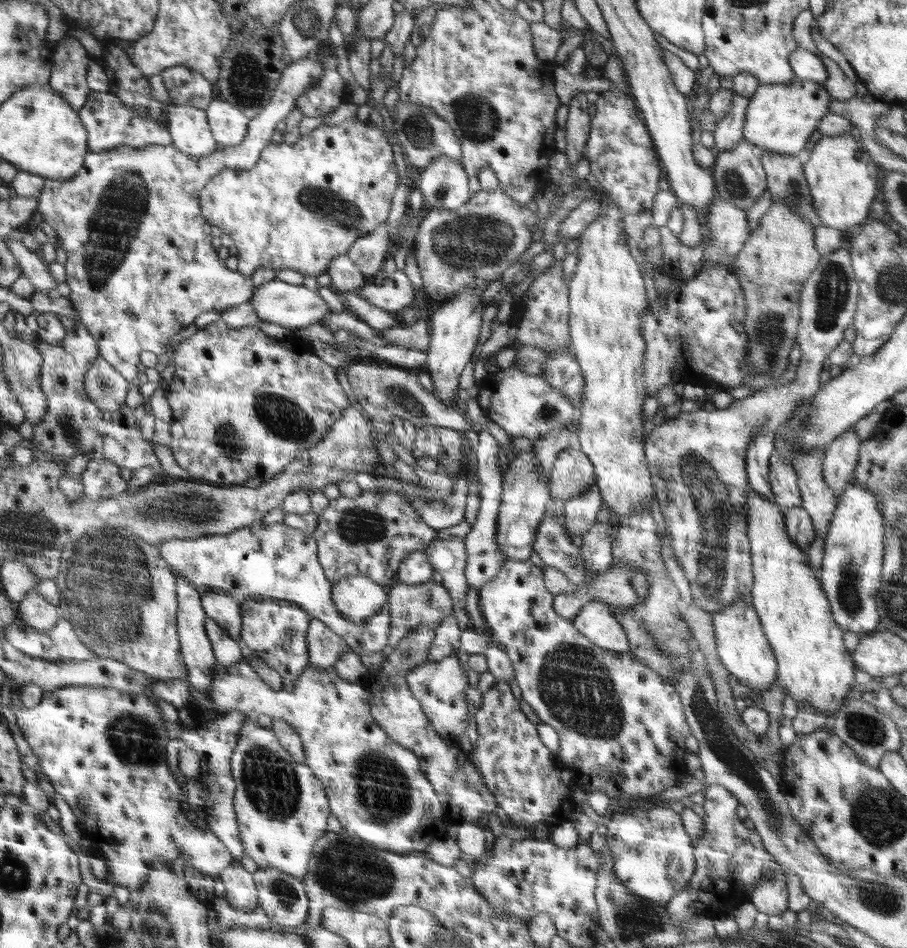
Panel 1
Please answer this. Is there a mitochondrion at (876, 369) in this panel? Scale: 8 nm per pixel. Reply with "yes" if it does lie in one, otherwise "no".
no

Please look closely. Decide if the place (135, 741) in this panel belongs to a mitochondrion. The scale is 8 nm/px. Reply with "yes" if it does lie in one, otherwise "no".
yes

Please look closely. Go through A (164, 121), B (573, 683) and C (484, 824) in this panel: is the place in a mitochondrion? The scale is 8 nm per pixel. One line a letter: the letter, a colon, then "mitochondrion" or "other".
A: other
B: mitochondrion
C: other

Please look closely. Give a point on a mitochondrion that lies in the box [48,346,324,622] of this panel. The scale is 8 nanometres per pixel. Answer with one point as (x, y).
(184, 510)

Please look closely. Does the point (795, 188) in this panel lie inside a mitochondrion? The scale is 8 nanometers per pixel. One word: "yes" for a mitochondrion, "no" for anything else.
yes

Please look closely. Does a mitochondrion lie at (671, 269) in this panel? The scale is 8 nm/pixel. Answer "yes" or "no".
no

